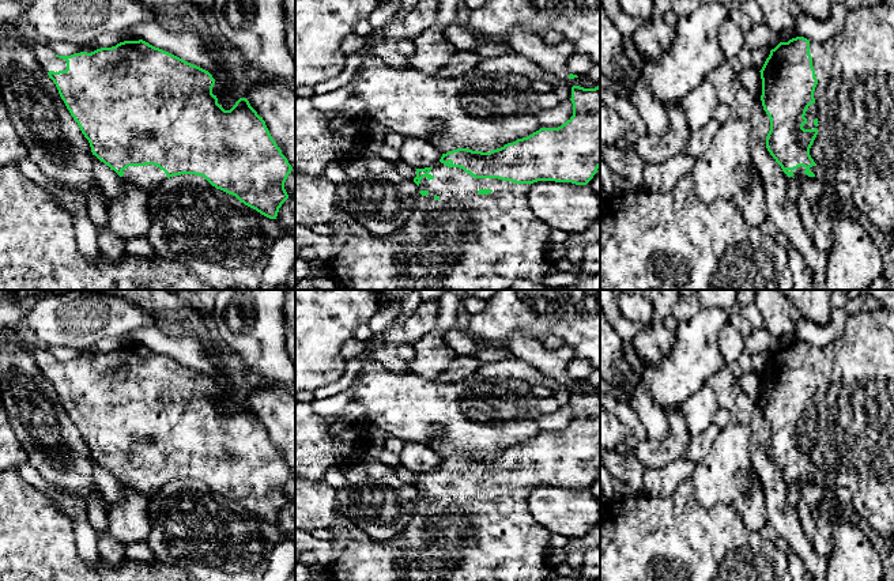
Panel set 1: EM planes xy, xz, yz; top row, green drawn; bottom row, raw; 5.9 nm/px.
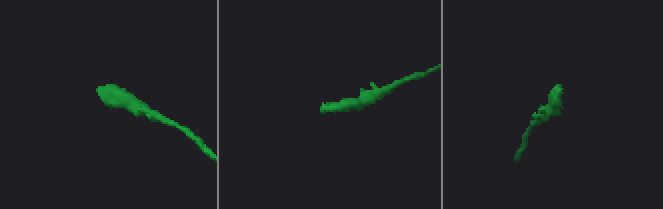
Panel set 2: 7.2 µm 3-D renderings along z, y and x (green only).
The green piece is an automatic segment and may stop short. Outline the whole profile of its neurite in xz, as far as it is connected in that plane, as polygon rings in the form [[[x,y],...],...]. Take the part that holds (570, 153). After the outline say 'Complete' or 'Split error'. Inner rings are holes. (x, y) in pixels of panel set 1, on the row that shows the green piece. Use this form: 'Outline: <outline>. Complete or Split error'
Outline: [[[573,86],[570,101],[573,103],[573,116],[558,128],[540,128],[527,137],[517,139],[490,152],[457,148],[442,154],[440,162],[433,167],[416,169],[414,182],[419,186],[419,193],[407,222],[399,230],[389,234],[380,237],[369,235],[365,238],[354,235],[339,246],[337,254],[333,257],[329,268],[342,286],[342,290],[509,290],[516,279],[529,279],[543,284],[544,276],[554,268],[547,260],[551,227],[531,210],[527,197],[529,186],[537,181],[586,185],[600,167],[600,86],[595,88]]]. Split error

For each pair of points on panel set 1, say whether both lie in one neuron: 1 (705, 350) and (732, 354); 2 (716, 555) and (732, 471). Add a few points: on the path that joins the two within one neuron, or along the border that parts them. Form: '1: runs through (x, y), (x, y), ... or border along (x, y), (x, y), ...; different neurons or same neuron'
1: border along (725, 323), (719, 335), (719, 353), (727, 363); different neurons
2: border along (694, 495), (705, 508), (731, 505), (747, 527); different neurons

